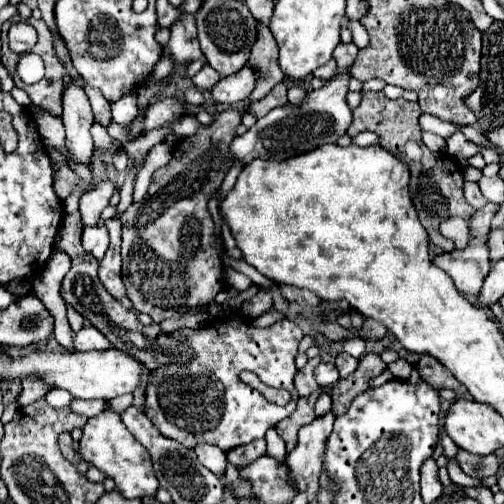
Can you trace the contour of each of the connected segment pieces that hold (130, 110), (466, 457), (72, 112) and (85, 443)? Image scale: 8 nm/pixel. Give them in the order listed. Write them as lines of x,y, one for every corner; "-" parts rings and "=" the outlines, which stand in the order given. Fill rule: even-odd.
137,92
129,94
129,96
123,96
115,104
111,104
111,110
113,110
113,122
117,122
121,126
127,126
127,122
133,122
135,116
139,114
=
459,450
459,454
455,456
459,468
475,478
475,480
483,480
487,476
495,476
497,474
497,468
499,468
499,462
495,458
495,454
489,454
489,456
475,456
475,454
469,454
465,450
=
69,84
63,96
63,126
67,132
67,150
77,164
89,164
95,152
91,138
93,110
83,88
=
103,410
101,414
87,420
81,438
81,456
91,464
111,476
117,484
117,490
123,492
125,498
143,498
157,494
157,478
151,466
151,456
139,442
131,436
131,432
123,426
121,418
111,410

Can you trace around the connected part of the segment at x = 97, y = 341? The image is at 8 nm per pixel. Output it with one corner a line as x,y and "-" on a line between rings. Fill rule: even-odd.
85,326
75,334
75,350
87,352
87,350
107,350
111,348
111,342
93,326

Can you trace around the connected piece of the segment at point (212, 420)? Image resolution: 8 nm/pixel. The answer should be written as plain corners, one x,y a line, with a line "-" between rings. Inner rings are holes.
233,316
227,322
213,322
203,330
173,332
187,348
195,350
195,358
185,364
169,364
151,372
145,398
145,414
159,432
187,448
197,444
213,444
223,452
263,438
269,428
287,418
295,410
299,398
293,376
297,374
295,356
303,338
301,328
283,318
269,328
255,328
247,320
-
241,370
255,372
261,382
273,388
285,388
291,394
287,406
267,402
257,390
239,380

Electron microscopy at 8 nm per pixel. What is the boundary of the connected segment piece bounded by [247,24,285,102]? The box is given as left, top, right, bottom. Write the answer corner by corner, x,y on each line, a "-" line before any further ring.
257,24
257,26
259,26
259,38
251,50
251,58
249,58
247,66
259,70
261,78
259,78
249,102
261,100
275,84
279,84
285,78
285,74
279,70
279,60
277,60
279,50
275,46
275,38
273,38
271,30
265,28
263,24

